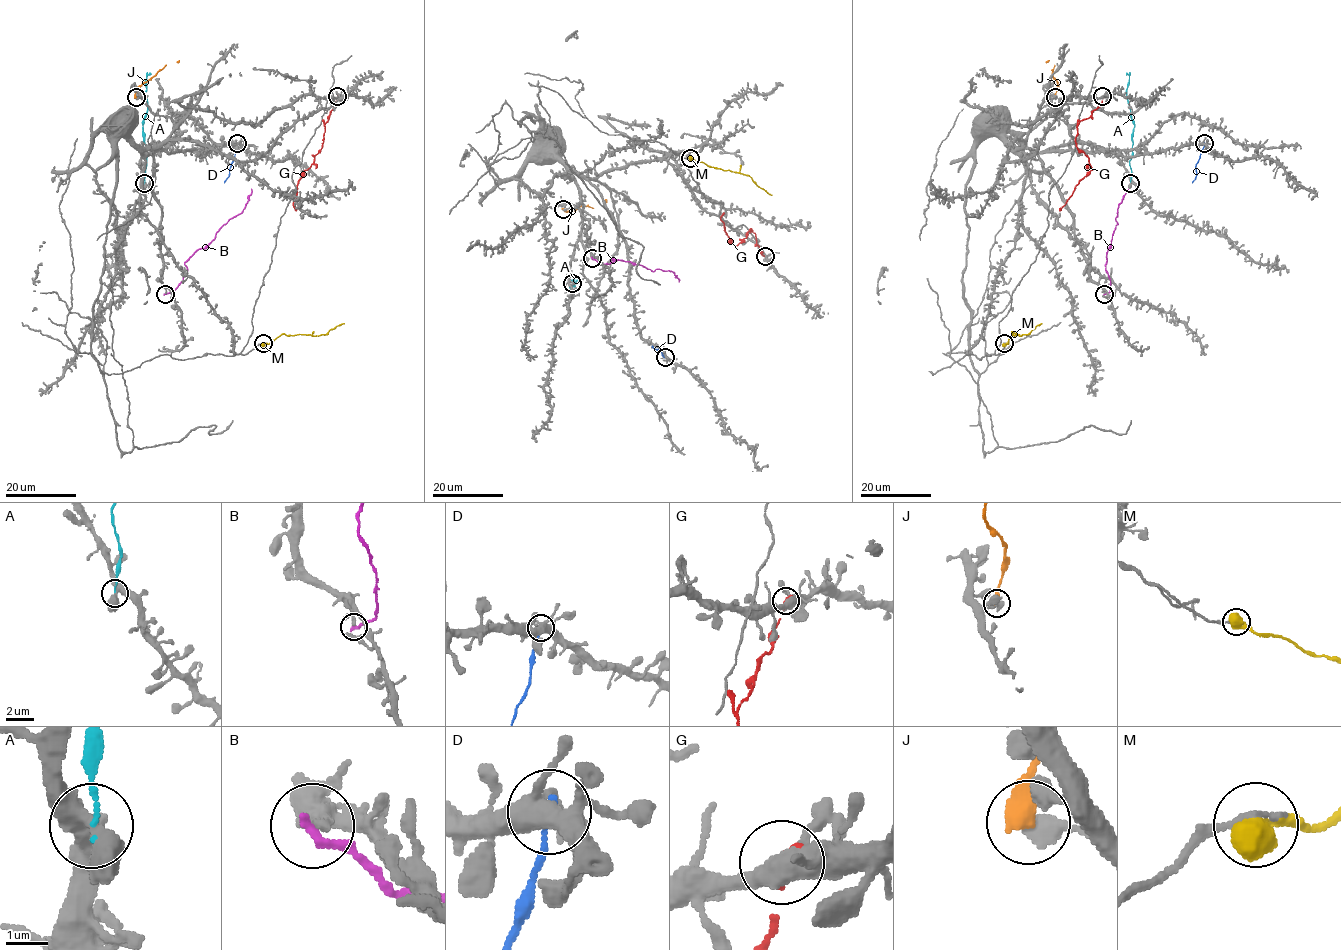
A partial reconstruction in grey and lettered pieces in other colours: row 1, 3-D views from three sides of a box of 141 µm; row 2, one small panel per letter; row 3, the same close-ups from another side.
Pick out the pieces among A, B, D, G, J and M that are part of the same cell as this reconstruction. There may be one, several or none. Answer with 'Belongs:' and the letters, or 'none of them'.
Belongs: M

